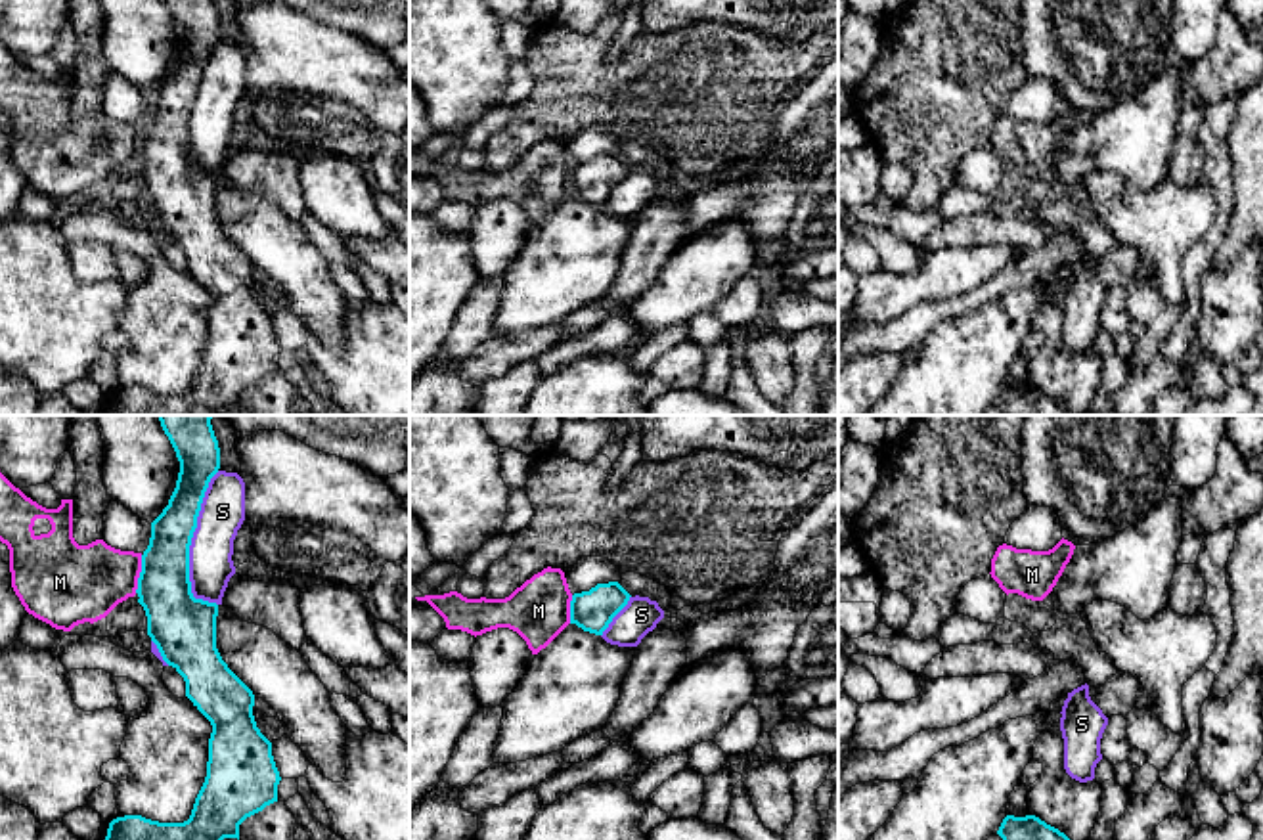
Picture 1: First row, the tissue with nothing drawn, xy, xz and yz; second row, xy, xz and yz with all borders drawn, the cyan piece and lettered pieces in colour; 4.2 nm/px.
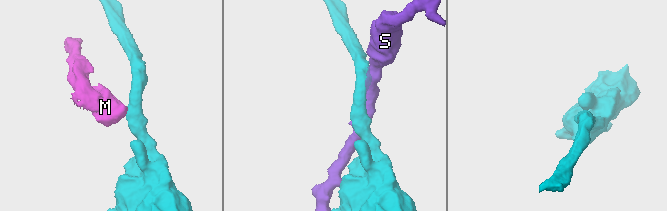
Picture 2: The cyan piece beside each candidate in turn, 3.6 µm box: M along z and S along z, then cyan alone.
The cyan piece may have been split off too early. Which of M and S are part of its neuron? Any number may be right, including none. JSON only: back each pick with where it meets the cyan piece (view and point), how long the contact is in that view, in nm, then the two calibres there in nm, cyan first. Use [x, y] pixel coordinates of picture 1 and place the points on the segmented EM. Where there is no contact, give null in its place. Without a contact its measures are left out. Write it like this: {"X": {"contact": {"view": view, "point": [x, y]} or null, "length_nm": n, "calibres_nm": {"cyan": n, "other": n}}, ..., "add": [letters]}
{"add": []}

